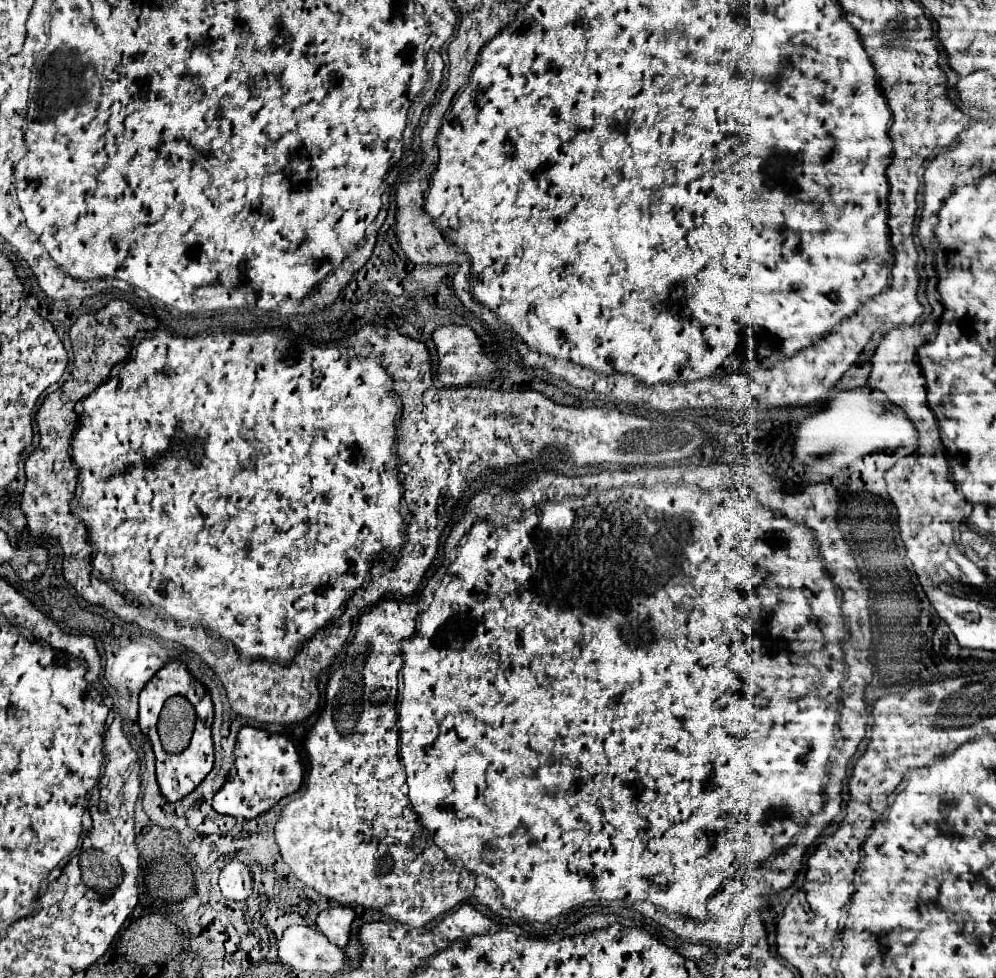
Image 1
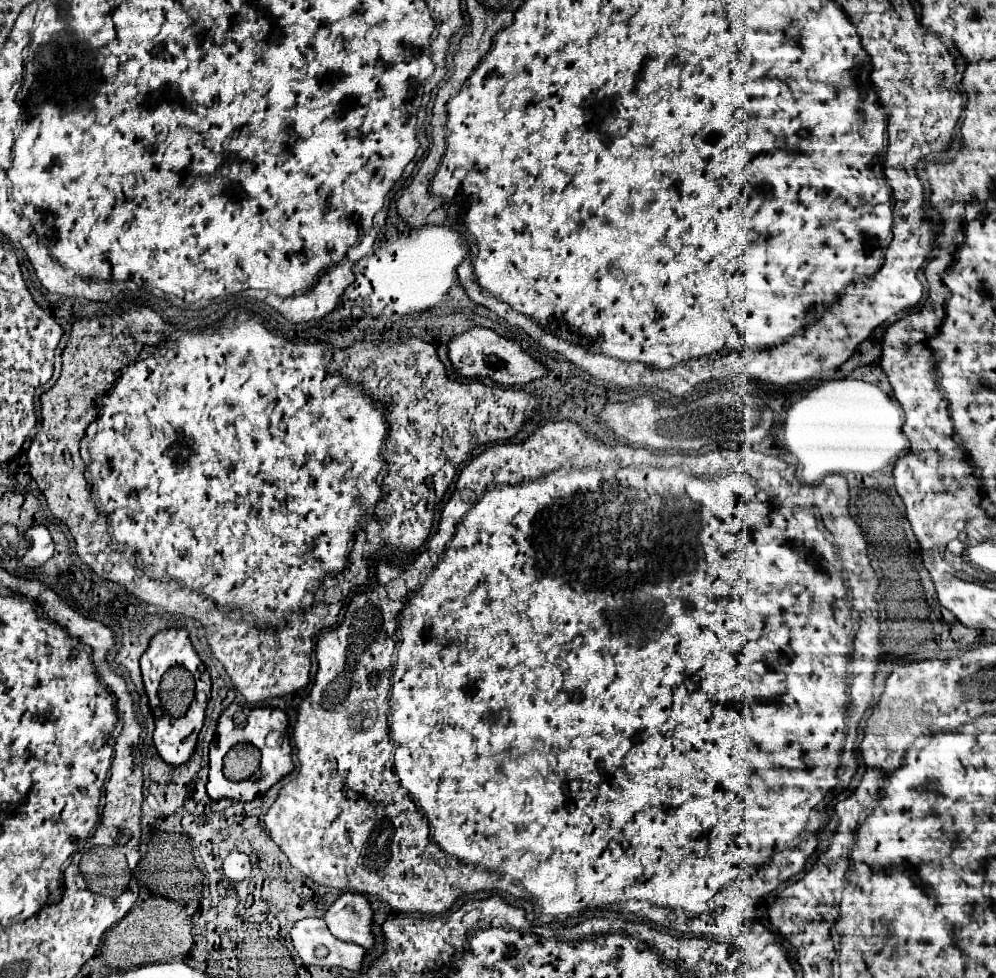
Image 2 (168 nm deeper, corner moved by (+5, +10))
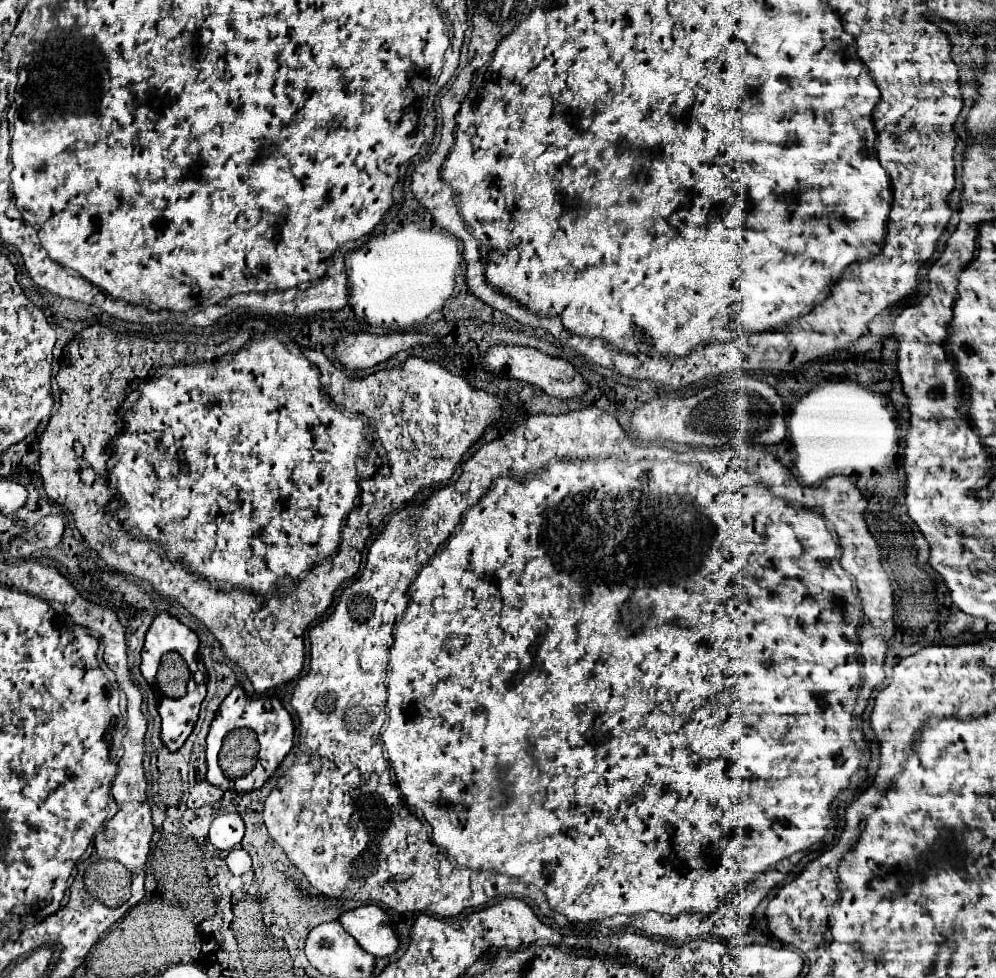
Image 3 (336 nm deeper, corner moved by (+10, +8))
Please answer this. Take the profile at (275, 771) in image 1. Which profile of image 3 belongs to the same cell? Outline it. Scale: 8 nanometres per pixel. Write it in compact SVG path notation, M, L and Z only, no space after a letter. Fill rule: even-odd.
M235 685L233 691L225 697L225 701L219 707L219 713L207 735L207 743L209 743L207 745L207 765L209 765L207 775L211 775L209 779L213 781L213 785L217 785L221 789L231 789L231 781L233 781L235 791L259 789L275 773L275 769L281 765L281 761L293 747L293 721L277 697L251 699L251 697L247 697L247 693L241 685ZM233 729L249 729L249 733L253 731L259 741L257 765L253 765L253 773L247 773L241 769L235 779L233 779L233 775L223 773L221 767L225 767L225 765L217 765L217 753L221 753L221 741L225 741L225 737L229 737L229 733L233 733Z

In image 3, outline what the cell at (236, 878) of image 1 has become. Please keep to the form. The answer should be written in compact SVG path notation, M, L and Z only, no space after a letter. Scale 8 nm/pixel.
M235 847L227 855L227 865L229 865L229 869L231 869L233 875L243 875L243 873L247 873L251 869L251 857L249 857L249 853L245 849Z

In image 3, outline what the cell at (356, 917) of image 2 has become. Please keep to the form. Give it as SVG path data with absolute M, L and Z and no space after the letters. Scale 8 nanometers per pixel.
M363 905L347 911L341 925L357 939L357 943L375 957L389 957L399 949L399 937L385 909L377 905Z

